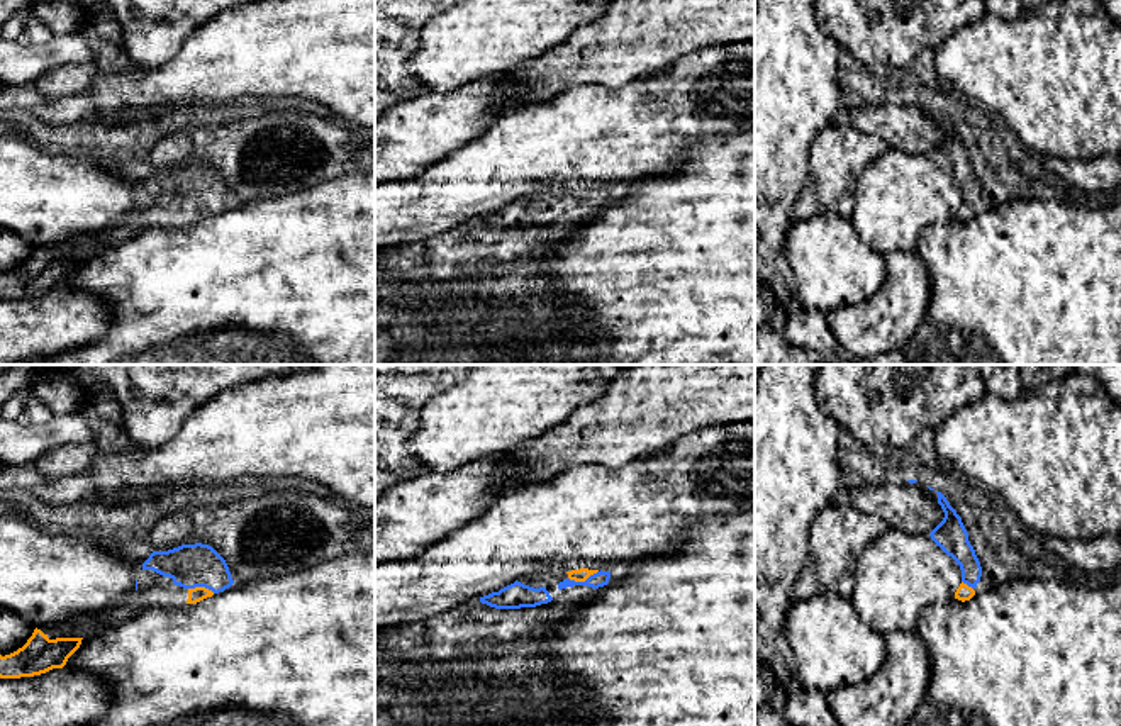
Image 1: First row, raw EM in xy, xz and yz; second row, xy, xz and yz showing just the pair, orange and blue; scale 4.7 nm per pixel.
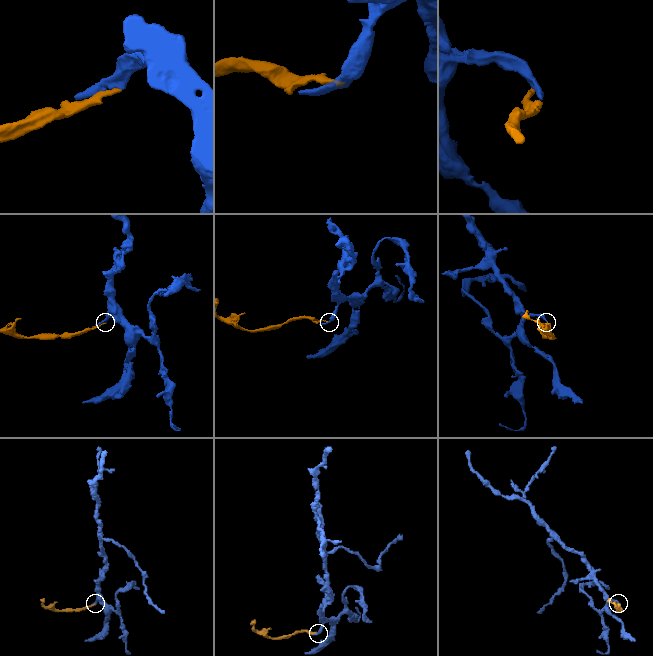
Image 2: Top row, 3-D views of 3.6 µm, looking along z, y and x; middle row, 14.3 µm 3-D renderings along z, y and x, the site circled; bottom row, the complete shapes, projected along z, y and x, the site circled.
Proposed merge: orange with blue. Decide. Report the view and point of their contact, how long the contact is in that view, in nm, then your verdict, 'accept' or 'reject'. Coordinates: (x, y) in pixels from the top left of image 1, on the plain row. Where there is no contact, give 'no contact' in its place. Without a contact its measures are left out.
contact xz (582, 201); length 150 nm; accept

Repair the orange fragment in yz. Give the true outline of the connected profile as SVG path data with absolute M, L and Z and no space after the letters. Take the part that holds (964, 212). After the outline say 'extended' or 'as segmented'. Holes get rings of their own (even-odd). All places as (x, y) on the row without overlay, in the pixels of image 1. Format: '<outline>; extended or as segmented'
M941 112L938 114L938 124L941 126L945 137L929 153L931 159L940 166L948 176L951 176L962 190L962 204L955 212L955 219L965 222L975 215L975 207L982 197L982 187L975 175L973 166L968 161L968 153L962 142L962 137L950 126Z; extended

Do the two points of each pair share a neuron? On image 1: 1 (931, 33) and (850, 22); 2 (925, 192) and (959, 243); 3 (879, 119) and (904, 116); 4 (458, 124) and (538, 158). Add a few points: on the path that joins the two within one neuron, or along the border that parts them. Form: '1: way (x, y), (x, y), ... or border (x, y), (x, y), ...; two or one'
1: way (911, 24), (870, 24); one
2: border (953, 217), (928, 226), (916, 250); two
3: way (886, 119), (897, 119); one
4: border (507, 109), (480, 136), (448, 155); two

